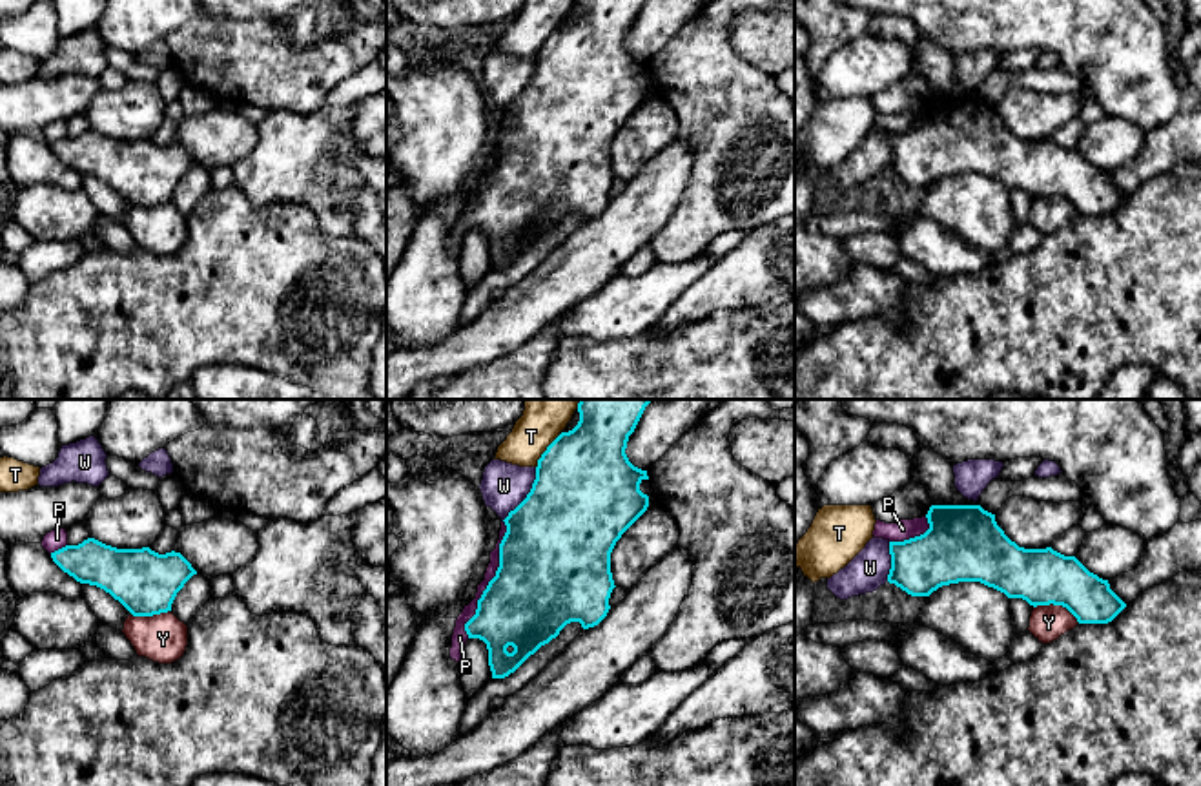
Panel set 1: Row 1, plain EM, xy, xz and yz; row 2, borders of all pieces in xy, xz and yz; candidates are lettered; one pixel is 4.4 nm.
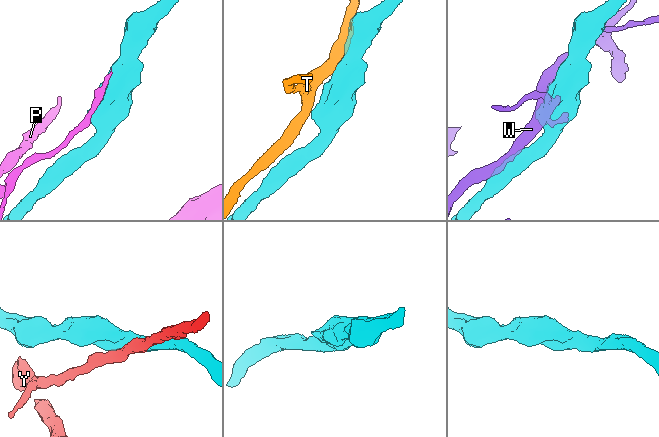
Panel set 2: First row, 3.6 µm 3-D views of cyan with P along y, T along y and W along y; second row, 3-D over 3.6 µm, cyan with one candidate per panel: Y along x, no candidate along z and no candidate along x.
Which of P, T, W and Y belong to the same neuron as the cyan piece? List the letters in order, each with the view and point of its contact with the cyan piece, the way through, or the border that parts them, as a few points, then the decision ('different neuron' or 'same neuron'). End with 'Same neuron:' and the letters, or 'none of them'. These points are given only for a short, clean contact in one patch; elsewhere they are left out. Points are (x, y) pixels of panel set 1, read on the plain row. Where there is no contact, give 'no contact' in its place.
P: xz (492, 170) | different neuron
T: xz (545, 42) | different neuron
W: xz (527, 86) | different neuron
Y: yz (1057, 196) | different neuron
Same neuron: none of them

